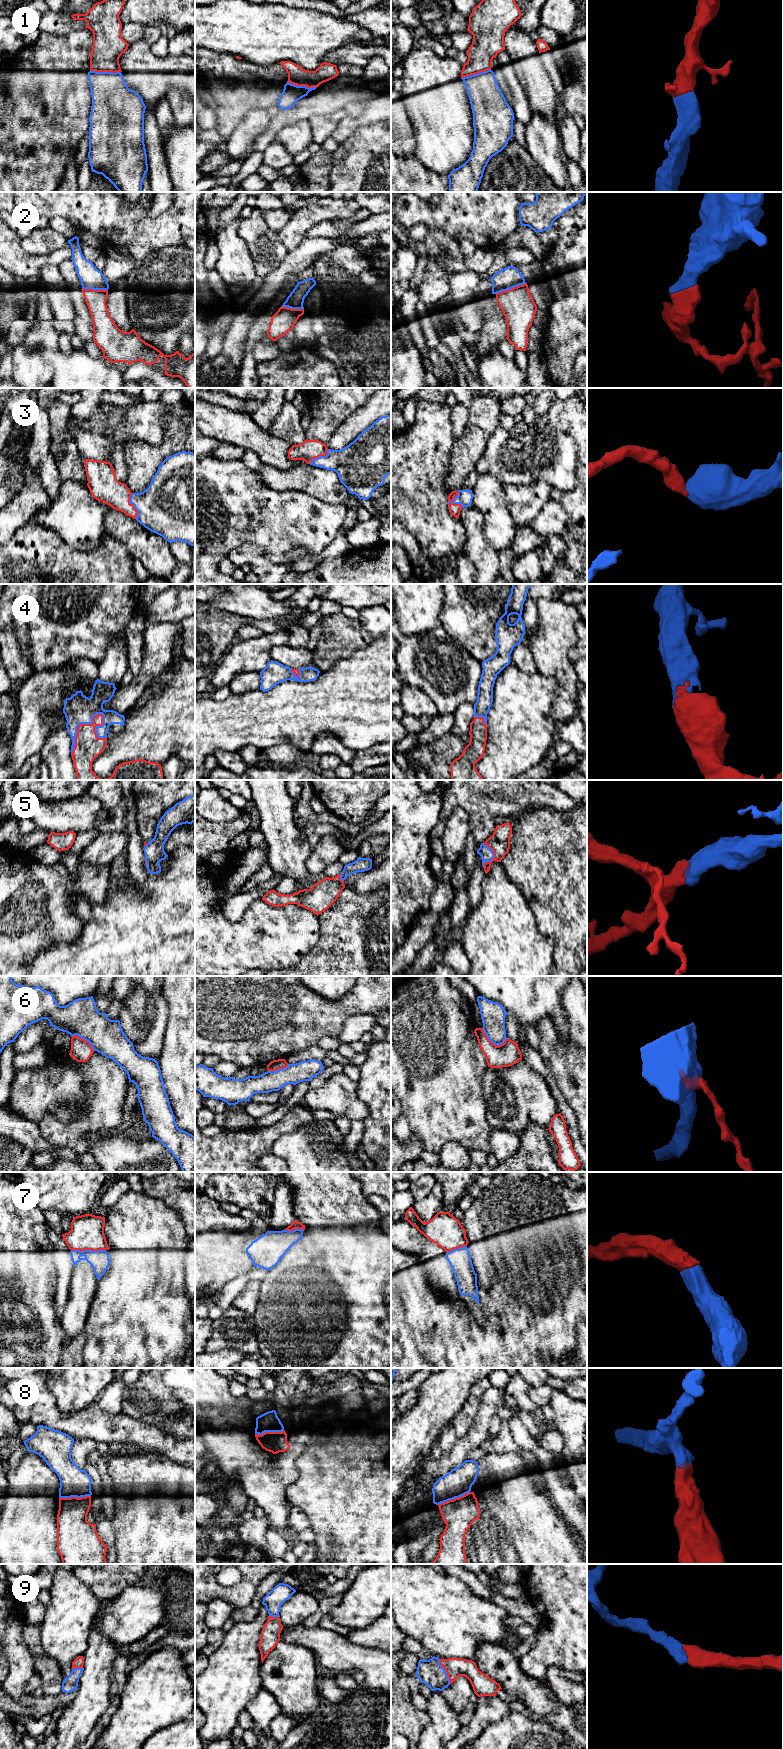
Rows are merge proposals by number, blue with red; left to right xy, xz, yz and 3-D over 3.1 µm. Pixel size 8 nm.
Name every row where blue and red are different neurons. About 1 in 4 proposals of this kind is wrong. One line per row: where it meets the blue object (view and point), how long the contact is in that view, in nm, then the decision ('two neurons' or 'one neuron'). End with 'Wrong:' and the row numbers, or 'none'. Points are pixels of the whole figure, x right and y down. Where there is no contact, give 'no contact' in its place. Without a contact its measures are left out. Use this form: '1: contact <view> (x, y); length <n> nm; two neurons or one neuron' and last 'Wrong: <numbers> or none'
1: contact xy (105, 72); length 260 nm; one neuron
2: contact yz (510, 288); length 260 nm; one neuron
3: contact yz (456, 503); length 140 nm; one neuron
4: contact xy (77, 726); length 420 nm; one neuron
5: contact yz (493, 856); length 200 nm; one neuron
6: contact yz (493, 1043); length 220 nm; two neurons
7: contact xy (88, 1250); length 280 nm; one neuron
8: contact xy (74, 1496); length 260 nm; one neuron
9: contact yz (445, 1671); length 220 nm; one neuron
Wrong: 6

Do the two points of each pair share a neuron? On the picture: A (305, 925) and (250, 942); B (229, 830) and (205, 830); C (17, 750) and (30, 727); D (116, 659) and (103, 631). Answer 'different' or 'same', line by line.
A: same
B: same
C: same
D: different

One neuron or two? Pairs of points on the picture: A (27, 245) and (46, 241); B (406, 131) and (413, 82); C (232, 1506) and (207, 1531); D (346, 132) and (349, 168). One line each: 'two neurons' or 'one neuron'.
A: one neuron
B: two neurons
C: one neuron
D: two neurons

